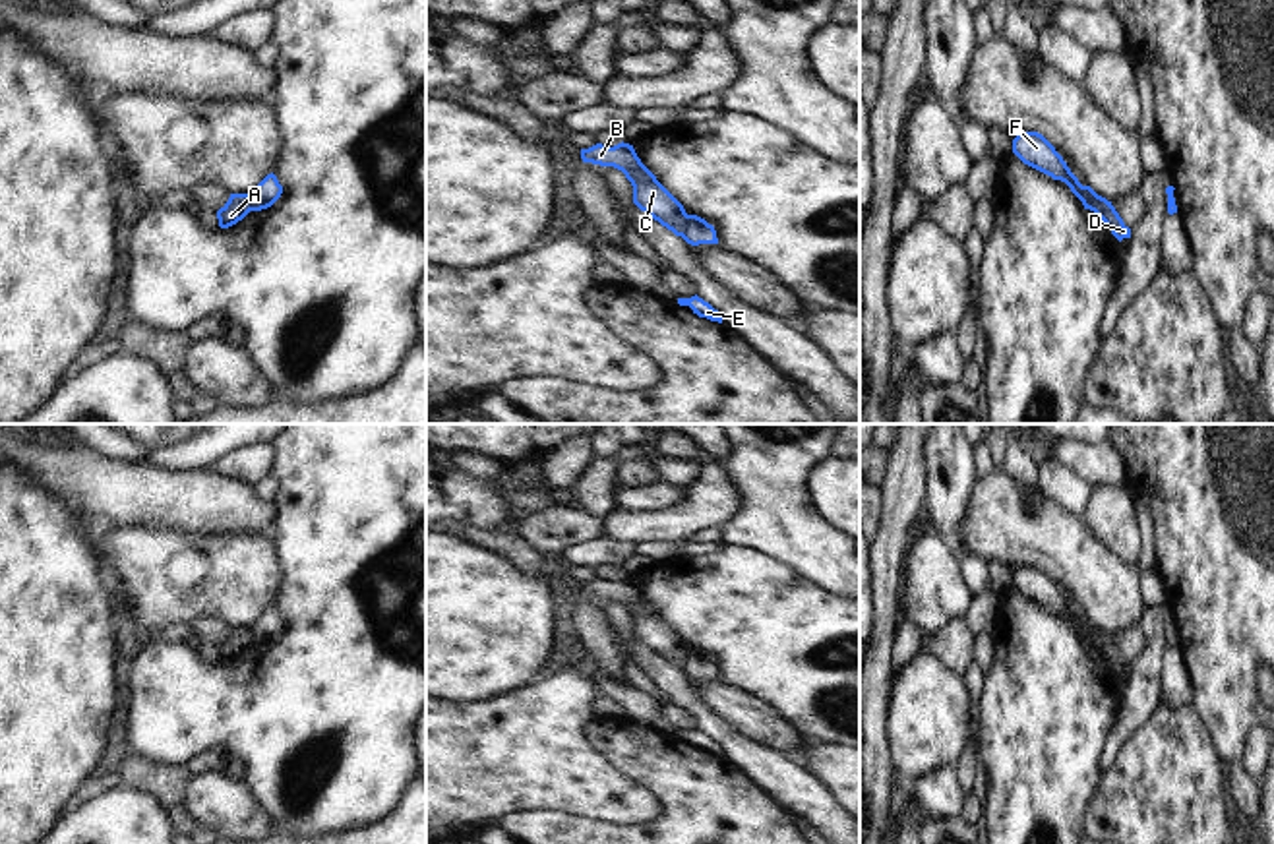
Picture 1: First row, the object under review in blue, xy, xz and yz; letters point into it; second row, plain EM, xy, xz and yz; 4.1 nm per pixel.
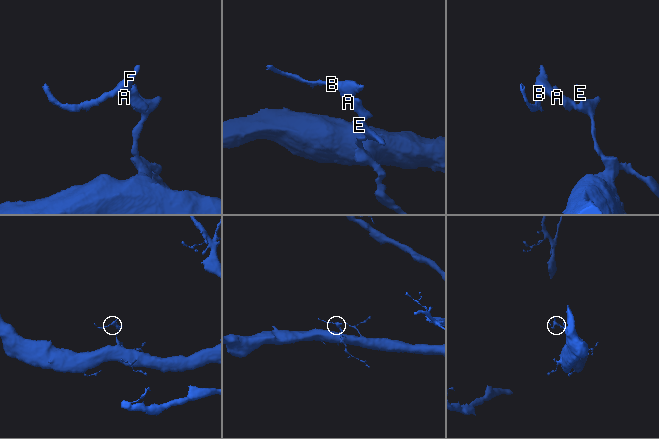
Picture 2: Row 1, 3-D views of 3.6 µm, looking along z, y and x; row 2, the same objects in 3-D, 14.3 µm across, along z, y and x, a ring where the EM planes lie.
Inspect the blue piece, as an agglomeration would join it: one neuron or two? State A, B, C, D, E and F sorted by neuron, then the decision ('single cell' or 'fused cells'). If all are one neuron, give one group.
A B C F / D E | fused cells

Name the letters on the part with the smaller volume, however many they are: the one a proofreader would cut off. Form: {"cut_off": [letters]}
{"cut_off": ["A", "B", "C", "F"]}

